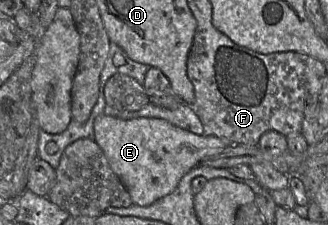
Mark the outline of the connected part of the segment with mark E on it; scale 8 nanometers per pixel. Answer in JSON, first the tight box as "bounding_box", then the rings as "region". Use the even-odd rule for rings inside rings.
{"bounding_box":[93,114,230,206],"region":[[[102,114],[94,122],[93,139],[134,205],[149,206],[172,193],[184,175],[203,160],[223,152],[230,142],[213,135],[196,135],[165,119],[121,119]]]}

